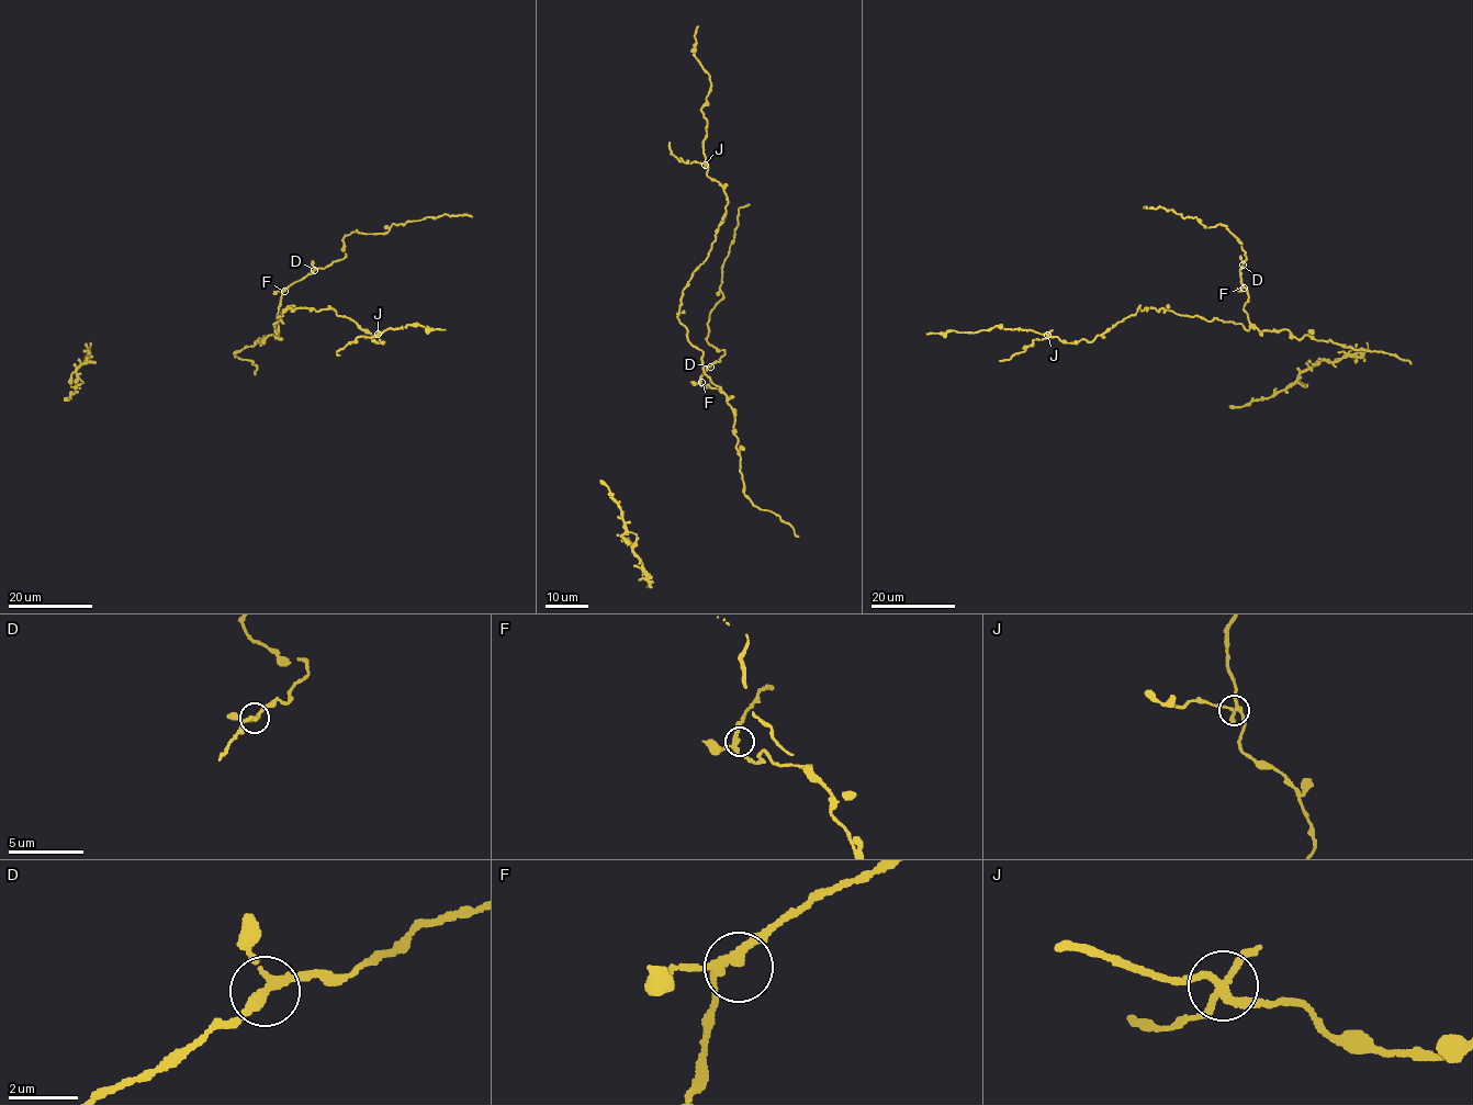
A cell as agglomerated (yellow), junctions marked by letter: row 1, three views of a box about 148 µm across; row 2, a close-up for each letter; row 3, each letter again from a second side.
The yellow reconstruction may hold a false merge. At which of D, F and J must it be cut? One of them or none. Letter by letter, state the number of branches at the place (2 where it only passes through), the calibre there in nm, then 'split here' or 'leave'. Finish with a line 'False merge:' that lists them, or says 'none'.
D: 3 | 240 nm | leave
F: 3 | 220 nm | leave
J: 4 | 240 nm | split here
False merge: J

